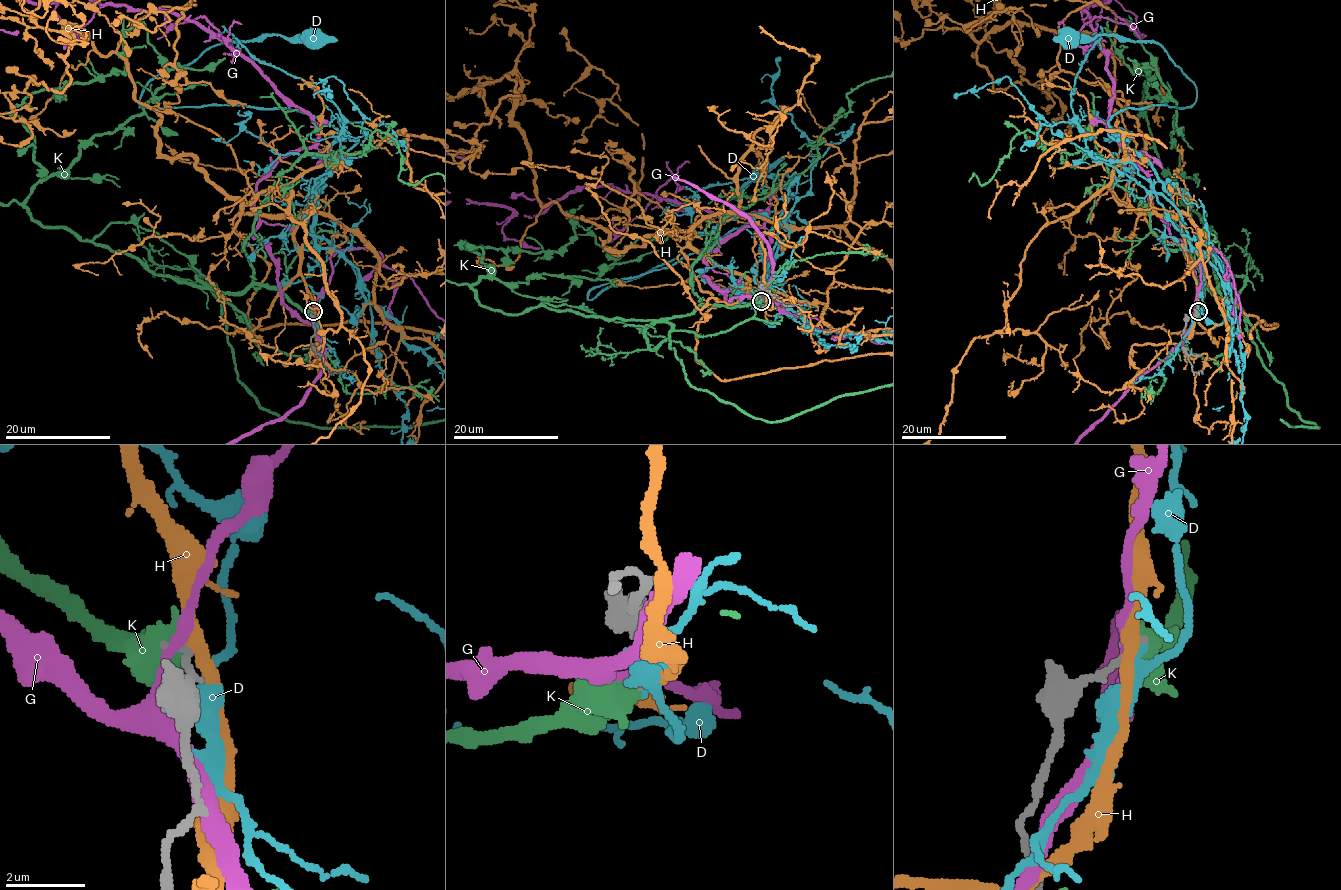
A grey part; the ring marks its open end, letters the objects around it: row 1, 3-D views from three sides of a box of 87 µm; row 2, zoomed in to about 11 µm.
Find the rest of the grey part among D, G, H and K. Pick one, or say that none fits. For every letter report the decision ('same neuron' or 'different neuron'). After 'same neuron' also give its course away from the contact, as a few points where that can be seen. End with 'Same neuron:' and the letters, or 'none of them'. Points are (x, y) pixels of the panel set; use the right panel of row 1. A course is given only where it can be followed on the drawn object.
D: different neuron
G: different neuron
H: different neuron
K: different neuron
Same neuron: none of them

